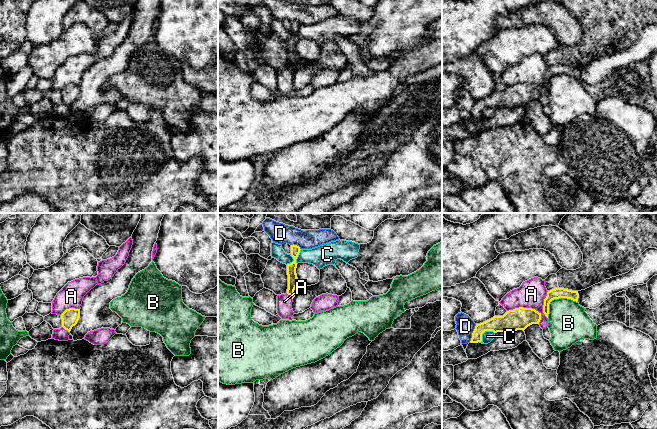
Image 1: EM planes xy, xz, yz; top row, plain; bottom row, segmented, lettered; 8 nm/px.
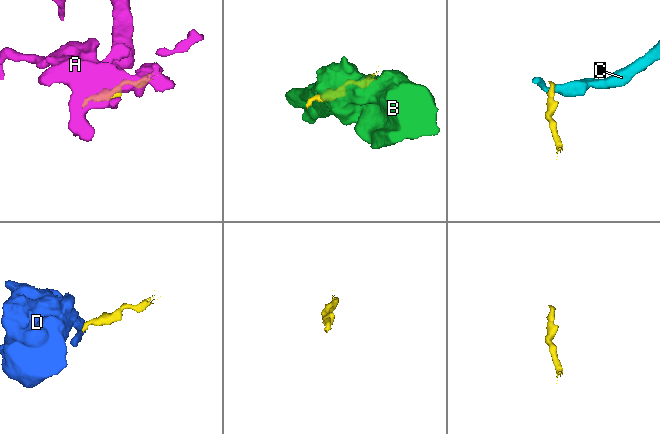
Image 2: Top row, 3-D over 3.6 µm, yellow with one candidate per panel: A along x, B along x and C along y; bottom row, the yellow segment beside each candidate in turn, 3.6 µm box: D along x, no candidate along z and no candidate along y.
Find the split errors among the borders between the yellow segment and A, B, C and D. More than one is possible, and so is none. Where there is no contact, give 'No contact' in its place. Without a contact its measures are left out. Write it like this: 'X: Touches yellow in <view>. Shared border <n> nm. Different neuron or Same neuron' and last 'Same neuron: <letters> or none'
A: Touches yellow in yz. Shared border 380 nm. Different neuron
B: Touches yellow in yz. Shared border 280 nm. Different neuron
C: Touches yellow in xz. Shared border 180 nm. Different neuron
D: Touches yellow in yz. Shared border 160 nm. Different neuron
Same neuron: none

